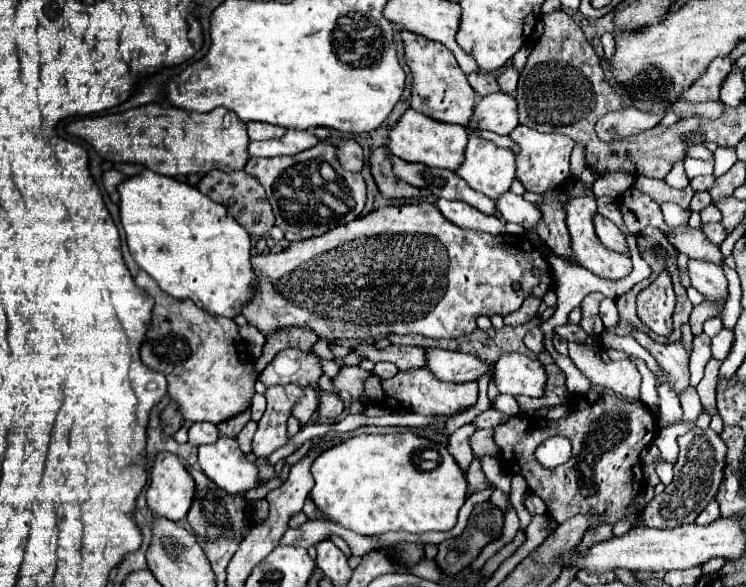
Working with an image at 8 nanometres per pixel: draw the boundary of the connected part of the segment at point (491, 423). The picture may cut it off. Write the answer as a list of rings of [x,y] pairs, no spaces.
[[[490,408],[490,410],[482,412],[482,414],[474,420],[474,424],[476,424],[478,428],[496,428],[498,424],[504,424],[504,420],[508,420],[506,414],[502,414],[502,412]]]

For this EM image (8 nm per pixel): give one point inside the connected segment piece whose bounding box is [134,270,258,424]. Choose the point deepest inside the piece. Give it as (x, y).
(212, 379)

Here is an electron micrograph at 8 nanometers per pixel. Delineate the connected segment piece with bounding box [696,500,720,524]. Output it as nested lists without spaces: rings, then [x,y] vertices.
[[[712,500],[712,504],[708,504],[708,508],[696,518],[696,524],[710,524],[712,520],[716,520],[720,516],[720,508],[716,504],[716,500]]]

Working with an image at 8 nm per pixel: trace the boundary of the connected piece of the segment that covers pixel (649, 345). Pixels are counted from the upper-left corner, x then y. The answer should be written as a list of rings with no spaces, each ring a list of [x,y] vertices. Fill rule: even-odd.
[[[630,326],[630,332],[632,336],[658,360],[660,368],[668,372],[672,384],[674,384],[674,390],[680,394],[686,386],[690,386],[688,378],[690,378],[690,372],[688,372],[688,350],[684,348],[682,340],[680,342],[672,342],[672,344],[660,344],[660,342],[654,342],[646,332],[640,332],[636,326]]]

